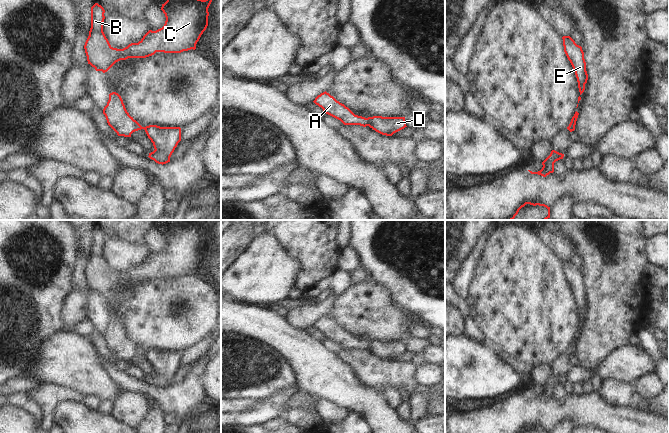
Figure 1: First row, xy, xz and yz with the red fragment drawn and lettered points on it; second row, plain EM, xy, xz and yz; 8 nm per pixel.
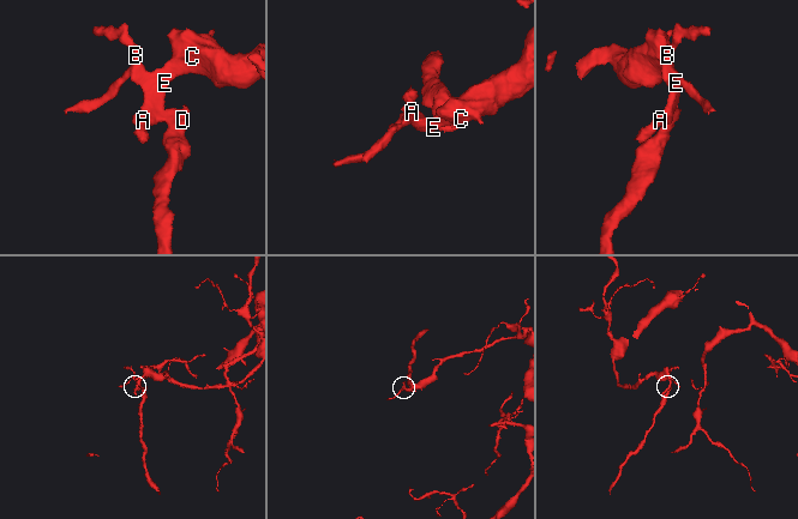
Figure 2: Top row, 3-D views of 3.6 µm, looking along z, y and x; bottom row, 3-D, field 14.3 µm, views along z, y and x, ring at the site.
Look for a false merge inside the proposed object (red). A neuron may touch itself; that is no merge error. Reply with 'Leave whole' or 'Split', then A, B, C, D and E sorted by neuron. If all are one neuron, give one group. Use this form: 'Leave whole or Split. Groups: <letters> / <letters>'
Split. Groups: A B C E / D.

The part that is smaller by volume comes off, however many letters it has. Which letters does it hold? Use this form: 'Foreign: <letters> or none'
Foreign: D

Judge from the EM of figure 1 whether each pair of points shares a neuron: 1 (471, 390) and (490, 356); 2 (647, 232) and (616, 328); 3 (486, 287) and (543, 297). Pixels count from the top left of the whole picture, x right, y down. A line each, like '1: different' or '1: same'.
1: same
2: different
3: same

